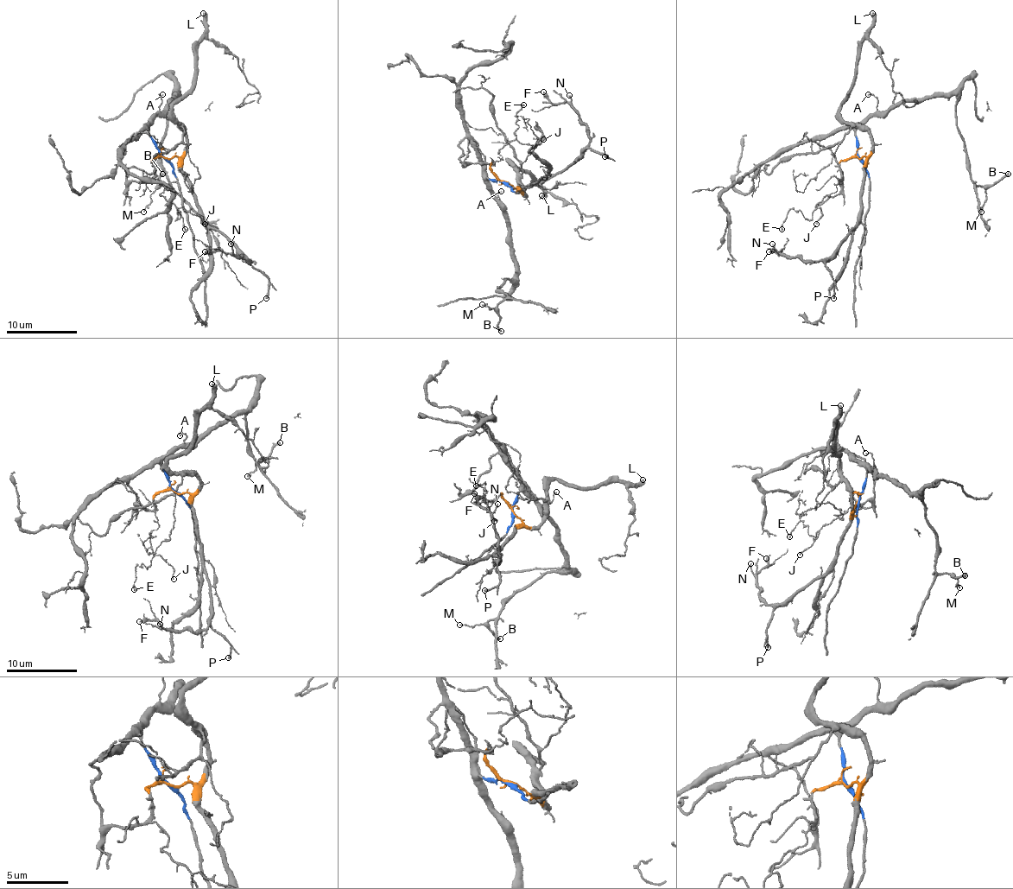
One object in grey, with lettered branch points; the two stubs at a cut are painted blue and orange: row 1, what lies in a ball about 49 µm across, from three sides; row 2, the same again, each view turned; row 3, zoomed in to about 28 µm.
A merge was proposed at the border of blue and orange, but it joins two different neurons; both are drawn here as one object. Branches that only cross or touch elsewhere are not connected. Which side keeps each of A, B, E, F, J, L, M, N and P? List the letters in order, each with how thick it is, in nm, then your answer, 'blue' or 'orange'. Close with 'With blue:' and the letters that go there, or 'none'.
A: 100 nm | blue
B: 240 nm | blue
E: 140 nm | orange
F: 260 nm | orange
J: 90 nm | orange
L: 460 nm | orange
M: 110 nm | blue
N: 120 nm | orange
P: 240 nm | orange
With blue: A, B, M

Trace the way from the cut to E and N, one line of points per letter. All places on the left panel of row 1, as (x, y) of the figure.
E: (165, 157), (156, 157), (152, 162), (155, 176), (163, 188), (161, 194), (177, 208), (184, 229)
N: (165, 157), (179, 159), (179, 171), (187, 181), (202, 217), (251, 261), (237, 257), (230, 244)

